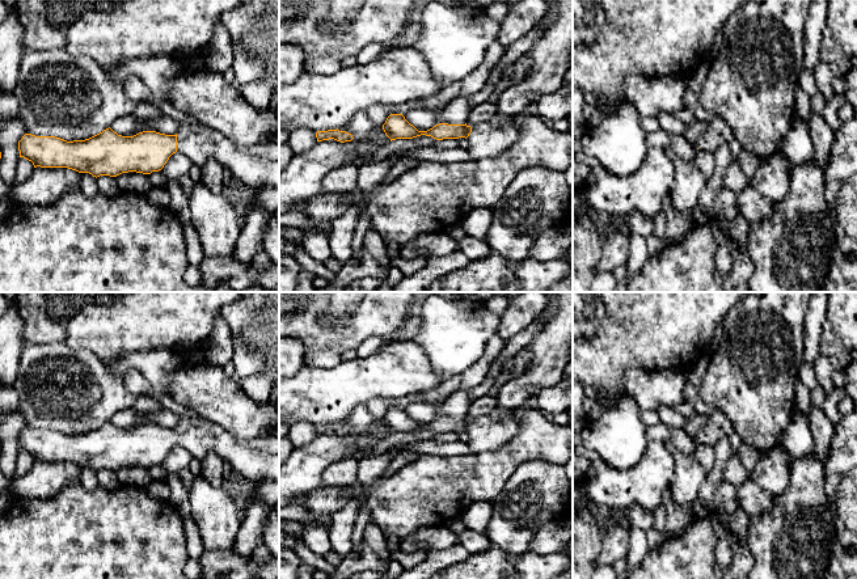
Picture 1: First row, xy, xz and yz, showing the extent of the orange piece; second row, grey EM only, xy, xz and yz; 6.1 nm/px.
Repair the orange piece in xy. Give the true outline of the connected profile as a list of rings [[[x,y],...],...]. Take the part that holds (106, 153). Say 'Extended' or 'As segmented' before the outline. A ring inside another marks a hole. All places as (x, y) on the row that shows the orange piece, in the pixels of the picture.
Extended. [[[181,123],[176,135],[143,131],[134,136],[118,135],[109,127],[89,139],[73,141],[25,134],[18,141],[18,151],[20,157],[31,161],[34,168],[68,168],[79,173],[89,173],[96,178],[100,176],[117,177],[128,172],[151,174],[161,170],[169,157],[178,152],[199,166],[203,166],[210,159],[215,159],[227,169],[229,179],[242,193],[250,194],[259,189],[279,190],[279,143],[240,147],[219,131],[202,124]]]

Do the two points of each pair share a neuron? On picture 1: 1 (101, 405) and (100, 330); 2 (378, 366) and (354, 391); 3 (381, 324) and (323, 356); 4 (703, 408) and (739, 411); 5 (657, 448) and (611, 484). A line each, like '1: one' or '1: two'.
1: two
2: one
3: two
4: two
5: one

